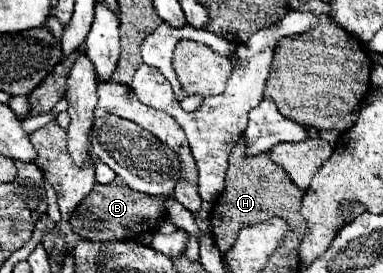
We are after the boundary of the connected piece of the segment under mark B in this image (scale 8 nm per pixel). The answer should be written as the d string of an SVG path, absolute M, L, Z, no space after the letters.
M121 182L111 184L96 183L90 194L83 200L81 206L77 206L69 218L69 224L73 232L77 232L81 238L93 240L93 242L105 242L105 240L133 240L139 242L147 234L155 234L159 220L165 214L163 196L147 196L143 192L135 192L129 186Z

